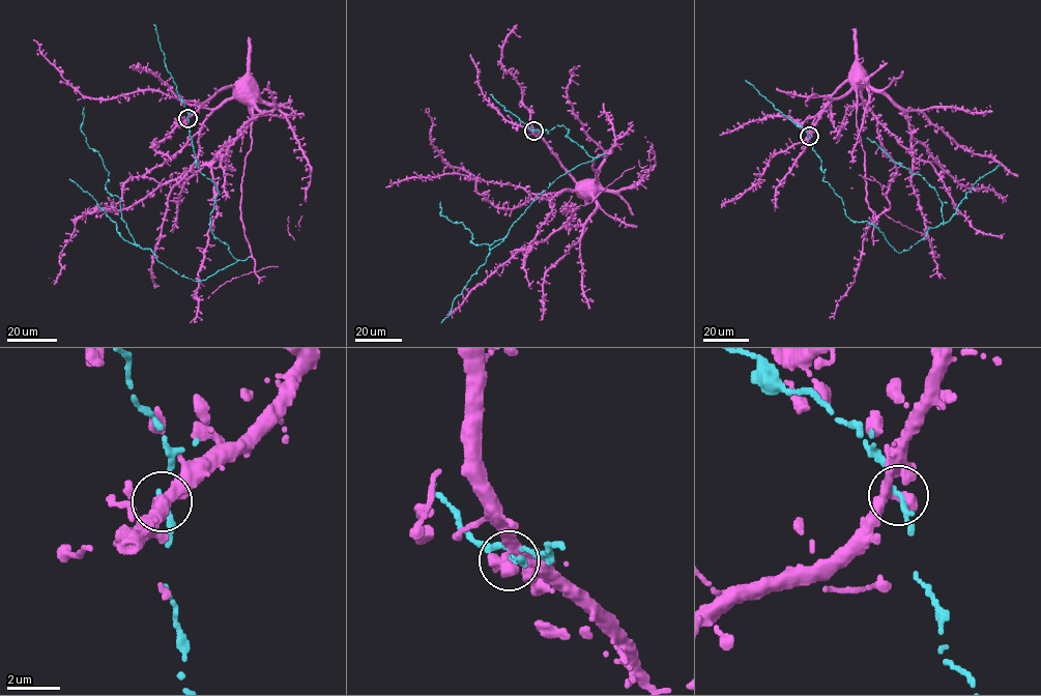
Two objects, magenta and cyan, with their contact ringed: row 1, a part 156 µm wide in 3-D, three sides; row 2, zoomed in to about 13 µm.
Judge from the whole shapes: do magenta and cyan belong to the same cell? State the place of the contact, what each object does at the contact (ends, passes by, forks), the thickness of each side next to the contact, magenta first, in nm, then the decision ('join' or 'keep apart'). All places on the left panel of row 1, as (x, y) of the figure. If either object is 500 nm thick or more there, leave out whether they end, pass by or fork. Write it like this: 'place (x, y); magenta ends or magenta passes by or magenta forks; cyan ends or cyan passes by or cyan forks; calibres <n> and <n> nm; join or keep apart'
place (188, 118); magenta passes by; cyan passes by; calibres 360 and 170 nm; join

